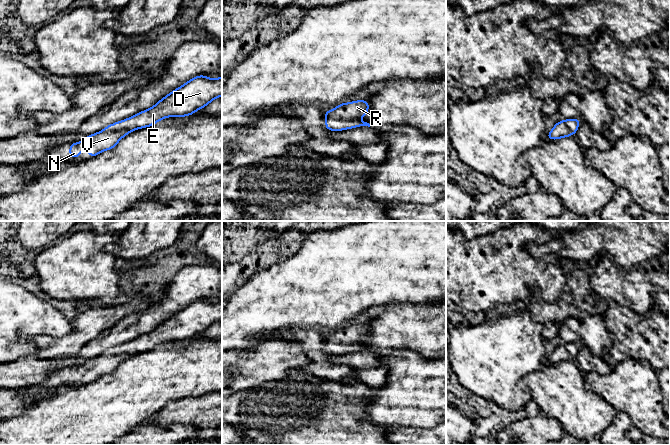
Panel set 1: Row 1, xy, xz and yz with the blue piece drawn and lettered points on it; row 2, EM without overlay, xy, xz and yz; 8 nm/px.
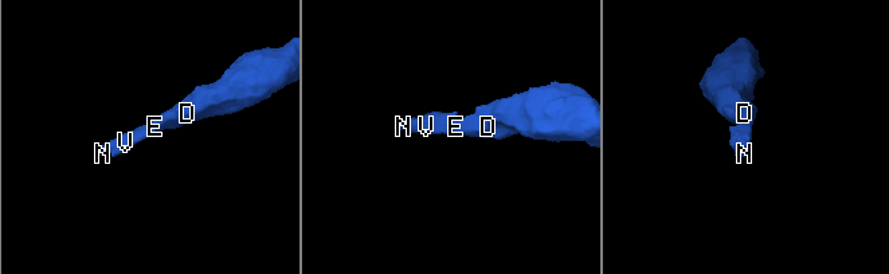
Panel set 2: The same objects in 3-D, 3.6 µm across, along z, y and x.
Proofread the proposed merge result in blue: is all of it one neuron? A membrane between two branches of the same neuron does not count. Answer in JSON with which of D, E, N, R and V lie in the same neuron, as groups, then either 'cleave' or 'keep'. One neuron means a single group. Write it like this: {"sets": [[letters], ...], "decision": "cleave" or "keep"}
{"sets": [["D", "E", "N", "R", "V"]], "decision": "keep"}

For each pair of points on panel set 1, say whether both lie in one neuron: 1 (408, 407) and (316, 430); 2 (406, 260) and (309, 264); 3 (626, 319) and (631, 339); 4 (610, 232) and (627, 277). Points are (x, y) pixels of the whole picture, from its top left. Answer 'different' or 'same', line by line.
1: different
2: same
3: same
4: different

